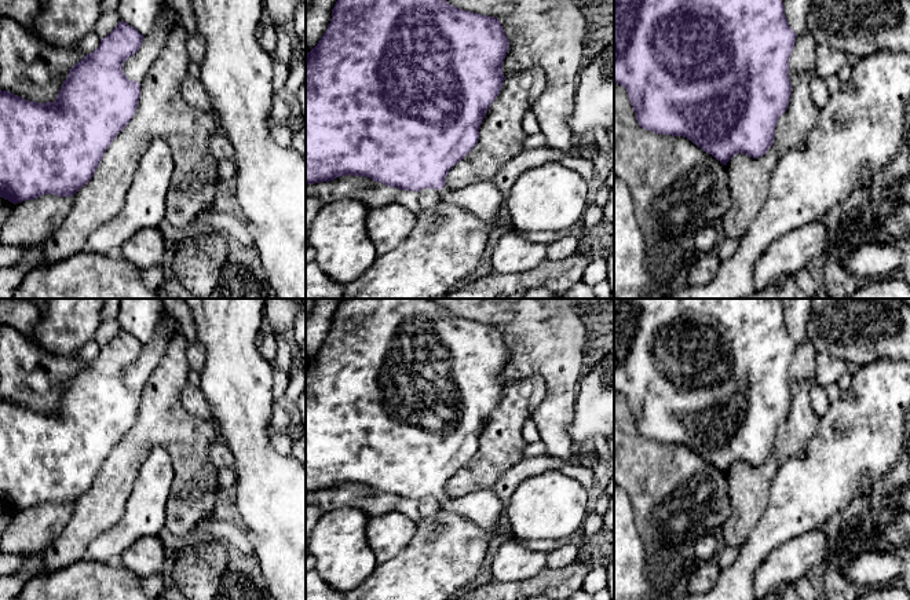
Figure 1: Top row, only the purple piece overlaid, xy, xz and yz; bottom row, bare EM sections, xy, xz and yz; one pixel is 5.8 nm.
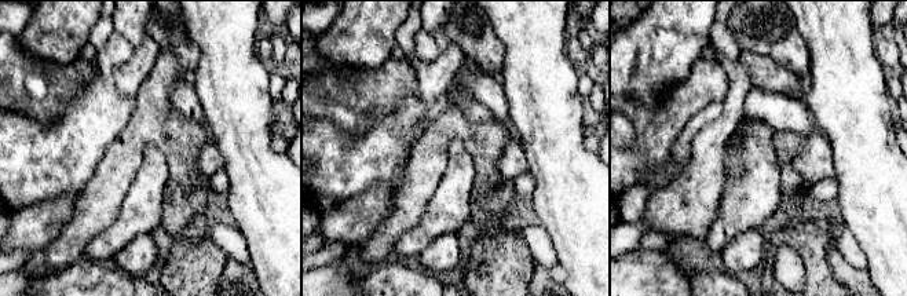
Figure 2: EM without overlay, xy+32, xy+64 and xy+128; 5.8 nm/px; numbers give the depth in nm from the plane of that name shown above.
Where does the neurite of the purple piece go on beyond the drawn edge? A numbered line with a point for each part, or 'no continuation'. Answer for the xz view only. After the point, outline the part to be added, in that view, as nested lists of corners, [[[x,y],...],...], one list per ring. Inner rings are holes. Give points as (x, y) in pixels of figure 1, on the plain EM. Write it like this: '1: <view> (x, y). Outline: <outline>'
1: xz (483, 508). Outline: [[[491,490],[475,491],[463,497],[438,498],[441,508],[458,513],[483,528],[491,538],[490,548],[498,545],[500,519],[505,513],[505,504]]]

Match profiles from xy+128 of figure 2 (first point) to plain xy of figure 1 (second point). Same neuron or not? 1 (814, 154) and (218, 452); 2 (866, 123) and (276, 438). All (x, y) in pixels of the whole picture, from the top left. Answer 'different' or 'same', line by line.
1: same
2: different

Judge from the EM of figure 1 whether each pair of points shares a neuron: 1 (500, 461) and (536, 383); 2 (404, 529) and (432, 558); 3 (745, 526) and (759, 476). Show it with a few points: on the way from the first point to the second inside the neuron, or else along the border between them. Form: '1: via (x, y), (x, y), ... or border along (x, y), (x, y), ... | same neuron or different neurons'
1: via (501, 442), (504, 424), (518, 402) | same neuron
2: border along (416, 523), (413, 538), (397, 555), (388, 559) | different neurons
3: via (745, 513), (749, 489) | same neuron

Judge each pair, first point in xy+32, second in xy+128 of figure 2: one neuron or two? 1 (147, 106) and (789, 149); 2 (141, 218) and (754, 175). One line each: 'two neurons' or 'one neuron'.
1: one neuron
2: one neuron

